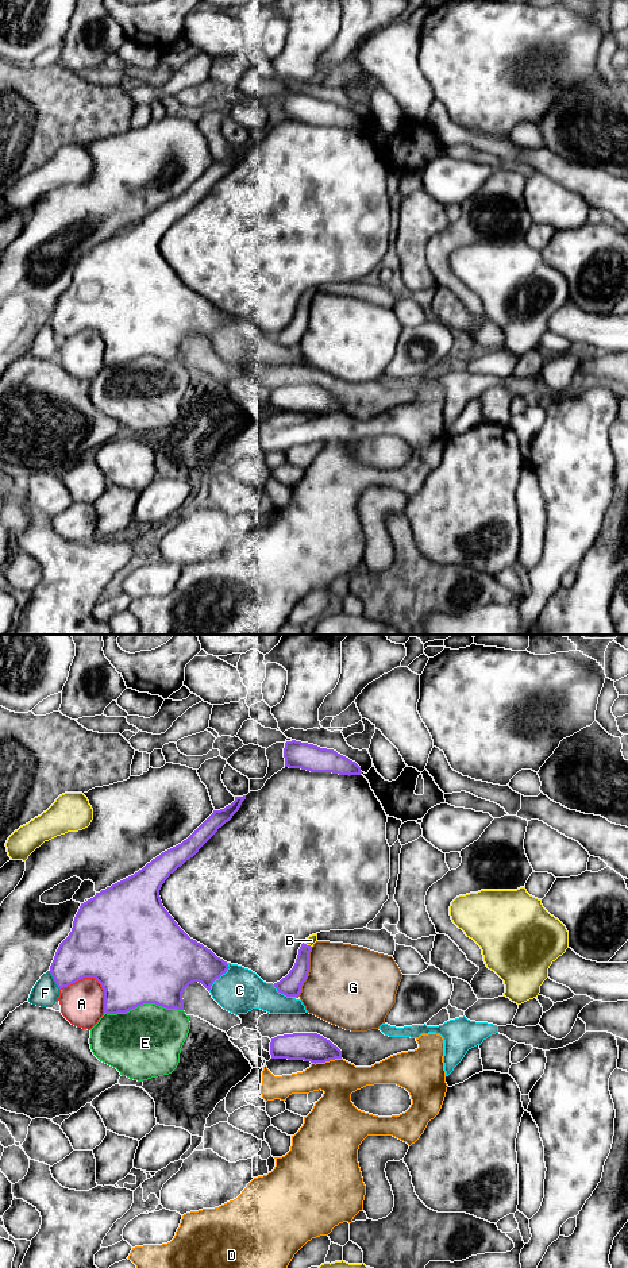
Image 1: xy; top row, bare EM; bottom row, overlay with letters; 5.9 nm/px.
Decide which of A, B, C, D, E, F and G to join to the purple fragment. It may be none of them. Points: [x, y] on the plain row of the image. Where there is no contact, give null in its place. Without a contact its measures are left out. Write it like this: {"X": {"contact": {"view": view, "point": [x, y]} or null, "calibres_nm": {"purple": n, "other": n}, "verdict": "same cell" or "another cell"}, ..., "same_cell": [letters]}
{"A": {"contact": {"view": "xy", "point": [93, 328]}, "calibres_nm": {"purple": 500, "other": 260}, "verdict": "another cell"}, "B": {"contact": {"view": "xy", "point": [305, 296]}, "calibres_nm": {"purple": 120, "other": 60}, "verdict": "another cell"}, "C": {"contact": {"view": "xy", "point": [219, 328]}, "calibres_nm": {"purple": 300, "other": 280}, "verdict": "another cell"}, "D": {"contact": {"view": "xy", "point": [326, 412]}, "calibres_nm": {"purple": 180, "other": 220}, "verdict": "another cell"}, "E": {"contact": {"view": "xy", "point": [143, 354]}, "calibres_nm": {"purple": 500, "other": 420}, "verdict": "another cell"}, "F": {"contact": {"view": "xy", "point": [54, 332]}, "calibres_nm": {"purple": 300, "other": 160}, "verdict": "another cell"}, "G": {"contact": {"view": "xy", "point": [308, 323]}, "calibres_nm": {"purple": 130, "other": 480}, "verdict": "another cell"}, "same_cell": []}

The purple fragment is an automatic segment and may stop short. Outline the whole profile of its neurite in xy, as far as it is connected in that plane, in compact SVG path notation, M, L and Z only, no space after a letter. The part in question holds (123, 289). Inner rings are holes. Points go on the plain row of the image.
M235 149L235 153L213 165L181 196L162 204L147 215L134 227L96 244L96 247L81 255L69 288L59 296L54 312L50 317L50 325L61 342L84 329L95 329L104 342L104 365L127 365L143 355L155 355L166 361L184 362L184 342L194 335L201 335L208 343L216 331L230 320L227 313L217 309L211 301L190 290L163 259L159 242L165 232L186 212L193 209L199 201L228 174L239 162L243 149Z

